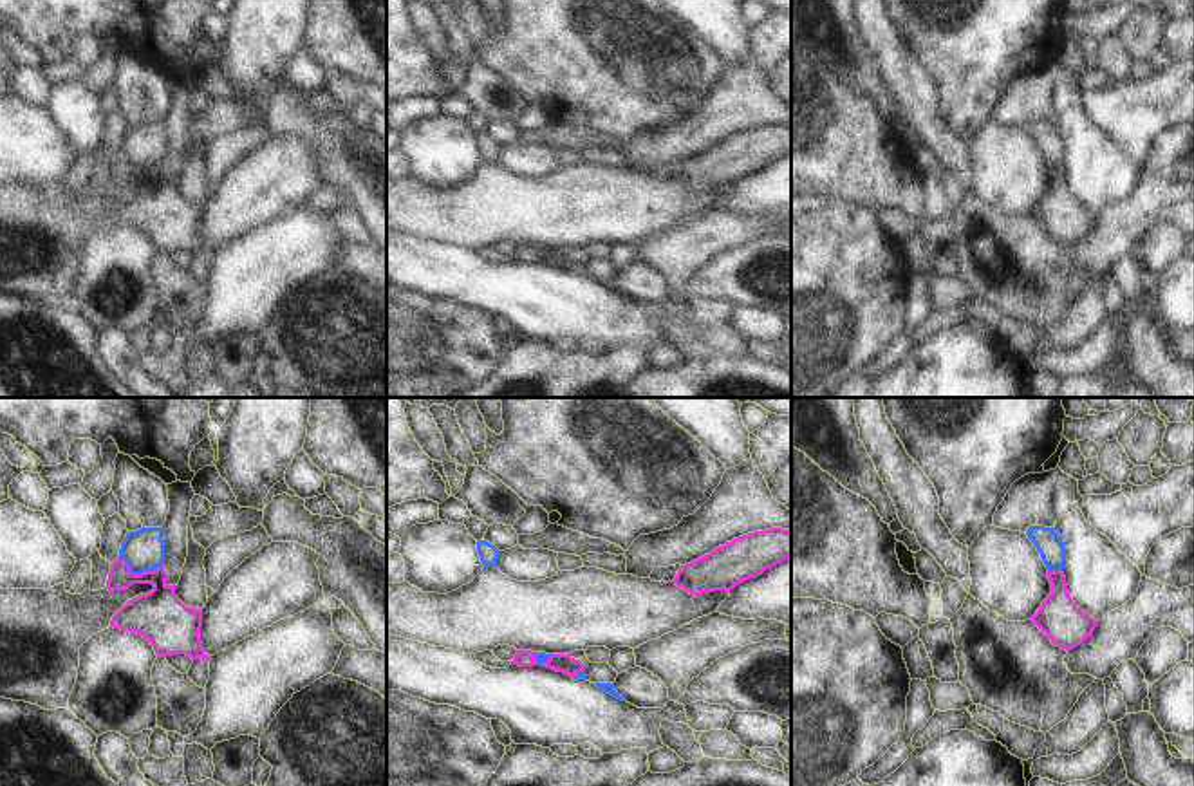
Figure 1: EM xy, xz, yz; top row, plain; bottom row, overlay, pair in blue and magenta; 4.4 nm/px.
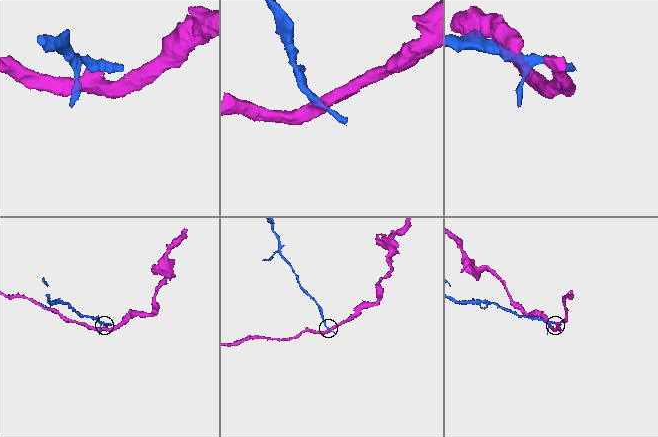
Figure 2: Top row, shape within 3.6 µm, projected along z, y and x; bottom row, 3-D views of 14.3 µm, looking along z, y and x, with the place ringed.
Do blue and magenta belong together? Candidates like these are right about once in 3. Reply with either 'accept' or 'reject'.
reject

